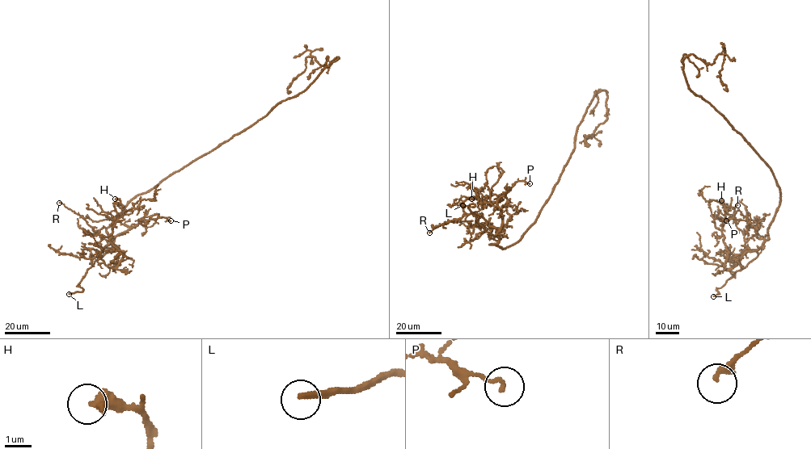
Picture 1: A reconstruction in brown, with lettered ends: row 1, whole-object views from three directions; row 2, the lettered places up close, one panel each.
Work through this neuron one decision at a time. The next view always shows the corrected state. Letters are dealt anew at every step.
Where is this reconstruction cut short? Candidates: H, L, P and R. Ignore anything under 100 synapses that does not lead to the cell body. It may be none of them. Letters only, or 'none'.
L

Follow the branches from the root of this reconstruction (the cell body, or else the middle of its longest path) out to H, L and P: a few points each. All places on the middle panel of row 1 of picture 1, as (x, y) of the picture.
H: (537, 216), (519, 240), (501, 248), (490, 244), (500, 238), (502, 212), (497, 201), (500, 200), (471, 199)
L: (537, 216), (519, 240), (501, 248), (490, 244), (500, 235), (480, 225), (468, 208), (475, 204), (462, 205)
P: (537, 216), (515, 244), (490, 244), (509, 218), (506, 194), (517, 181), (530, 183)

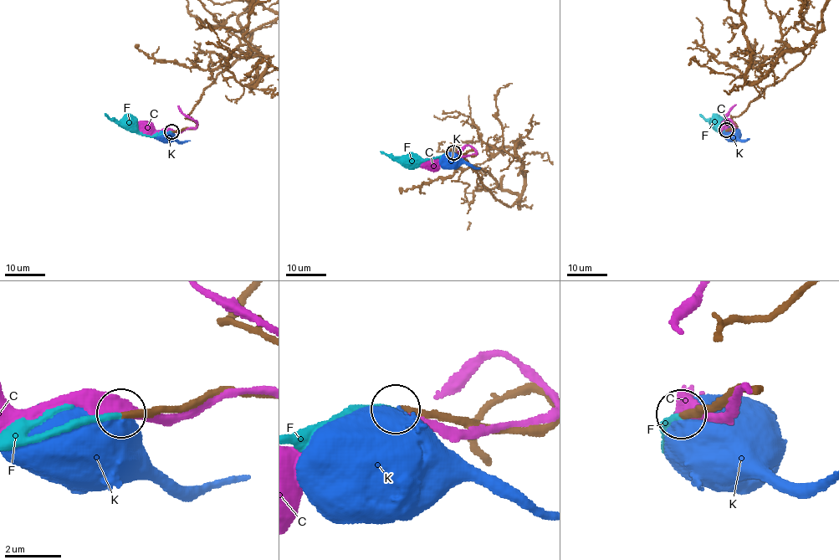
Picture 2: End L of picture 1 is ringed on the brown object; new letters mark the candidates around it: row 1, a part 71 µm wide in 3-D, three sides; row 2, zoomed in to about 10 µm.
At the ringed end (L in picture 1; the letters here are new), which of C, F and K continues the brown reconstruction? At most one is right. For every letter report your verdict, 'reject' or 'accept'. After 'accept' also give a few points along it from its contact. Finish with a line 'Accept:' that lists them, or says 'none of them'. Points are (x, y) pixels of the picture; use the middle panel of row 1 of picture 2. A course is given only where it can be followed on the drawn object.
C: reject
F: accept
K: reject
Accept: F

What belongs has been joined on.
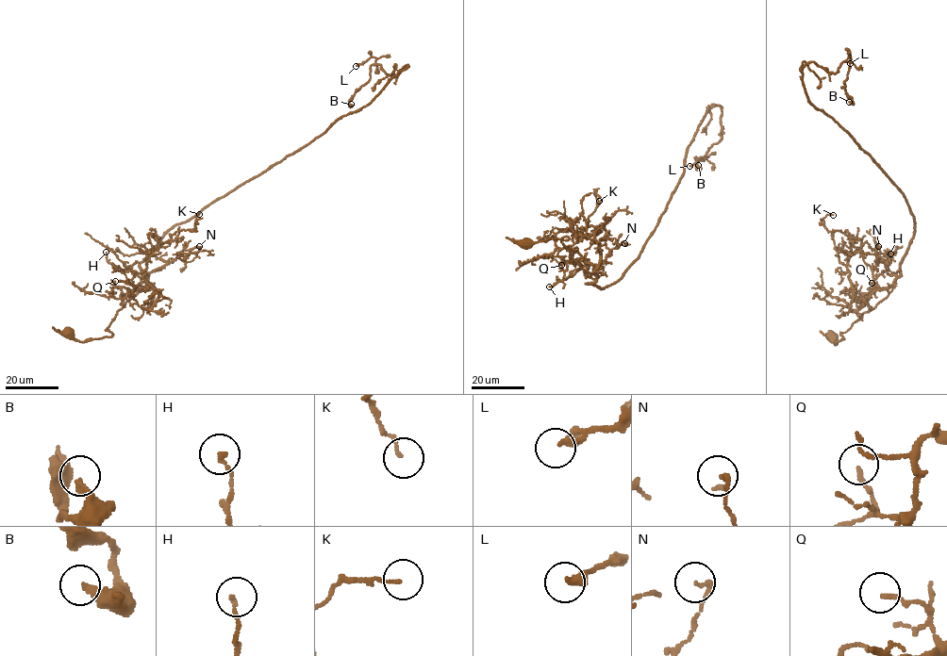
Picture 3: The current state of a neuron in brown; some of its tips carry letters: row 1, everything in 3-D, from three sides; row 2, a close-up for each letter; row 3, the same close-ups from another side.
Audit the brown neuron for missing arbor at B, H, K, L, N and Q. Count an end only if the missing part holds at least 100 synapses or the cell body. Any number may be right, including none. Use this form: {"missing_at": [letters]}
{"missing_at": []}

